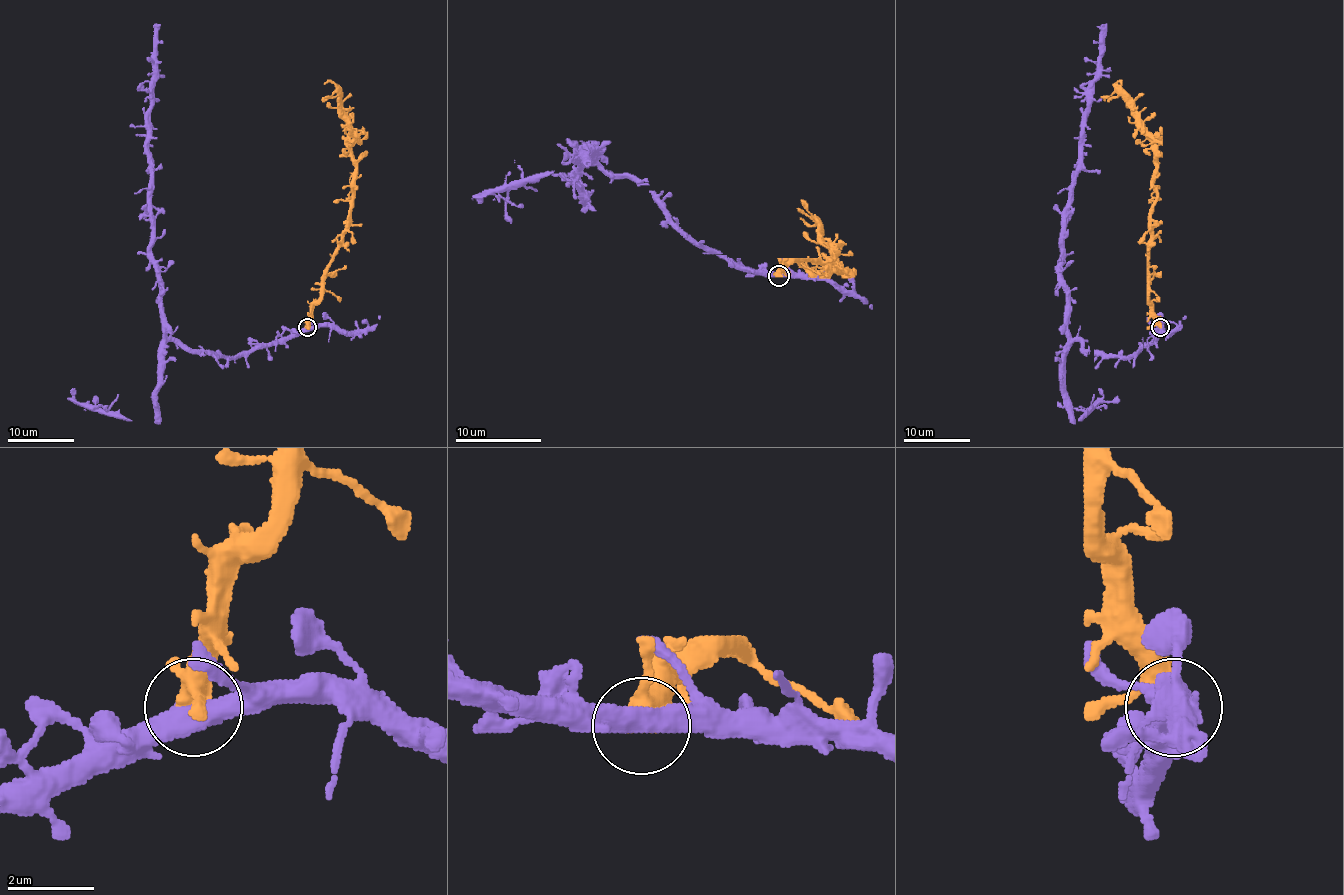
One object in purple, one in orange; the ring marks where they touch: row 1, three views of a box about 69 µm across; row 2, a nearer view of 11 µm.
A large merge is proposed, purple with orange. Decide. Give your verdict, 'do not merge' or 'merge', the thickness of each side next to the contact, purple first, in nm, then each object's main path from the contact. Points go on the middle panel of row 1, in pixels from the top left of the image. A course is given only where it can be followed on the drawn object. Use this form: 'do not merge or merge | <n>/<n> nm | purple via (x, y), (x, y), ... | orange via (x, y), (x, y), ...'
do not merge | 500/320 nm | purple via (779, 275), (734, 266), (702, 249), (649, 185), (614, 176), (586, 149), (578, 151), (576, 174), (586, 206) | orange via (779, 275), (794, 260), (839, 268), (830, 264), (822, 230), (800, 217)

